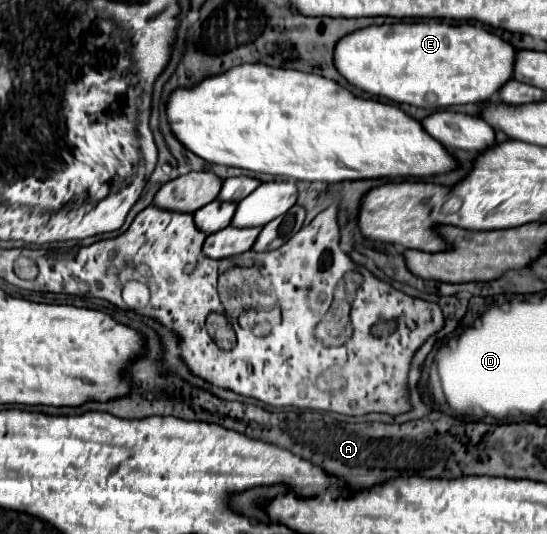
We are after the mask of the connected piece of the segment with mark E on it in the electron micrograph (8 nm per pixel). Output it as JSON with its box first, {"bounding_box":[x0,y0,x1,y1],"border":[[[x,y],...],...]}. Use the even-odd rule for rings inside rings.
{"bounding_box":[334,19,514,109],"border":[[[430,19],[420,23],[370,25],[338,39],[334,67],[354,87],[424,109],[480,103],[490,99],[510,77],[514,47],[476,25],[450,25]]]}

